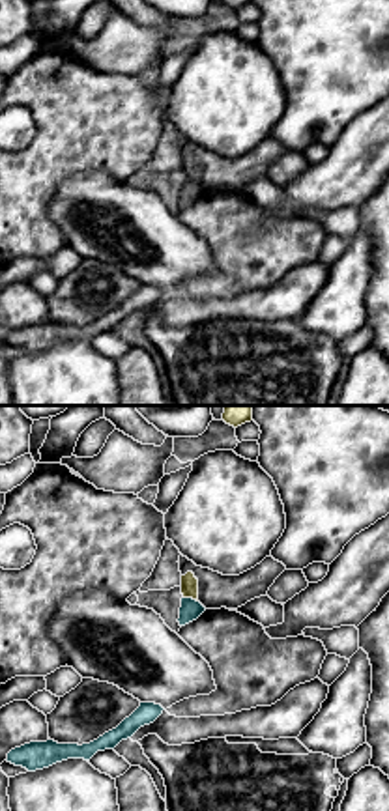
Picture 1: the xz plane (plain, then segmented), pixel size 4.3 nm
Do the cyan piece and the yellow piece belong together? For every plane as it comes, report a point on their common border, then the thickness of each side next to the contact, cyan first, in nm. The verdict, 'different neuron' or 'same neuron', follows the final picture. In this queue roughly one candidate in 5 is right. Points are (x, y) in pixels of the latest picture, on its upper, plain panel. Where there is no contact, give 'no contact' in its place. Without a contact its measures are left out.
contact (191, 180); calibres 90 and 80 nm

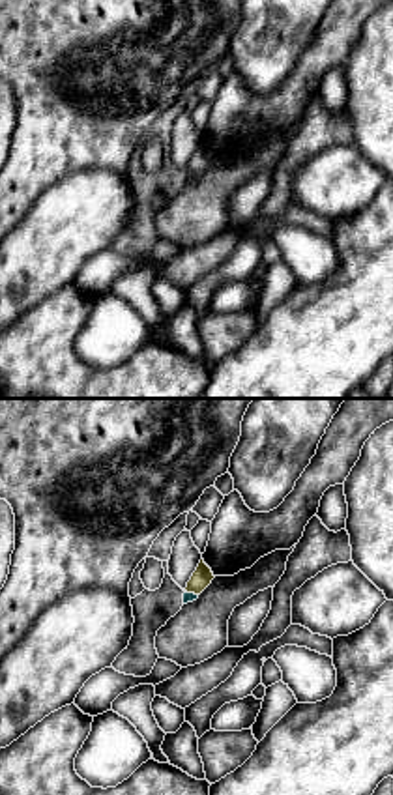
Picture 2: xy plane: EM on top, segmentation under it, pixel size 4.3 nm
contact (191, 174); calibres 50 and 90 nm

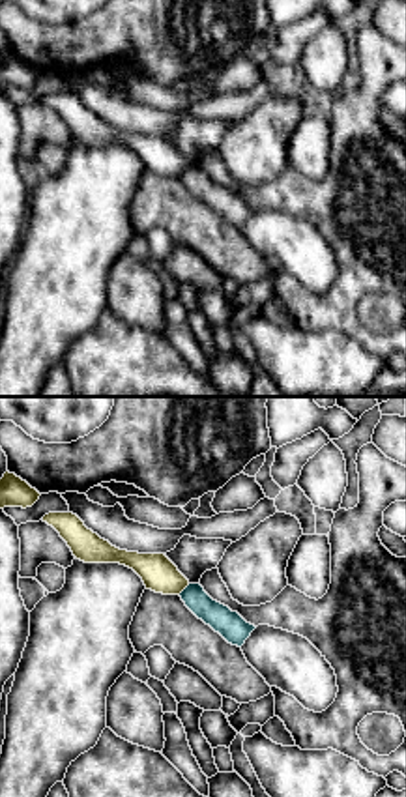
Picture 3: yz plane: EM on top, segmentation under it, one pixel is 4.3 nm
contact (186, 169); calibres 120 and 150 nm

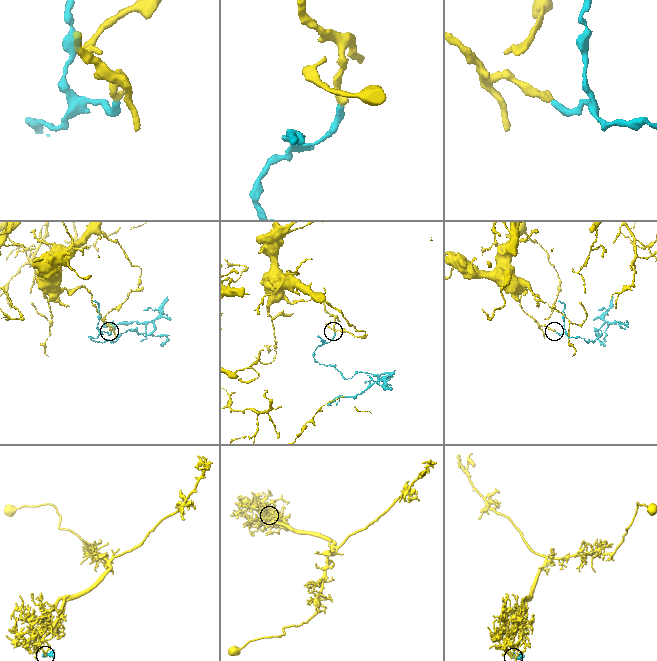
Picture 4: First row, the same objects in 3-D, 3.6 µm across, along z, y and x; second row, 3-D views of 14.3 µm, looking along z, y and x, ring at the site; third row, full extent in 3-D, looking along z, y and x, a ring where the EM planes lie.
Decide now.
different neuron

